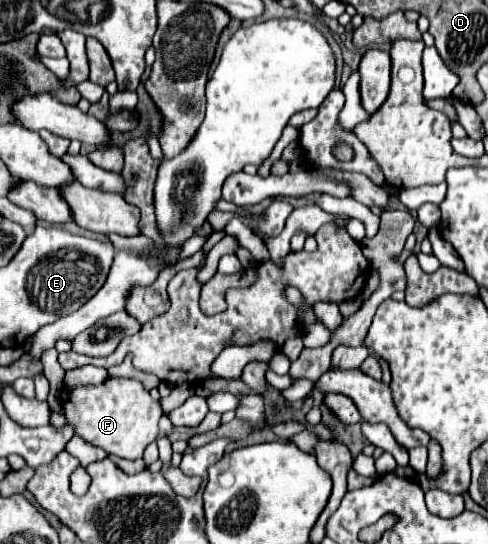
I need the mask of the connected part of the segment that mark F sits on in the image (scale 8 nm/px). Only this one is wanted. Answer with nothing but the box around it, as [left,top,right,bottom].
[59,378,163,460]

